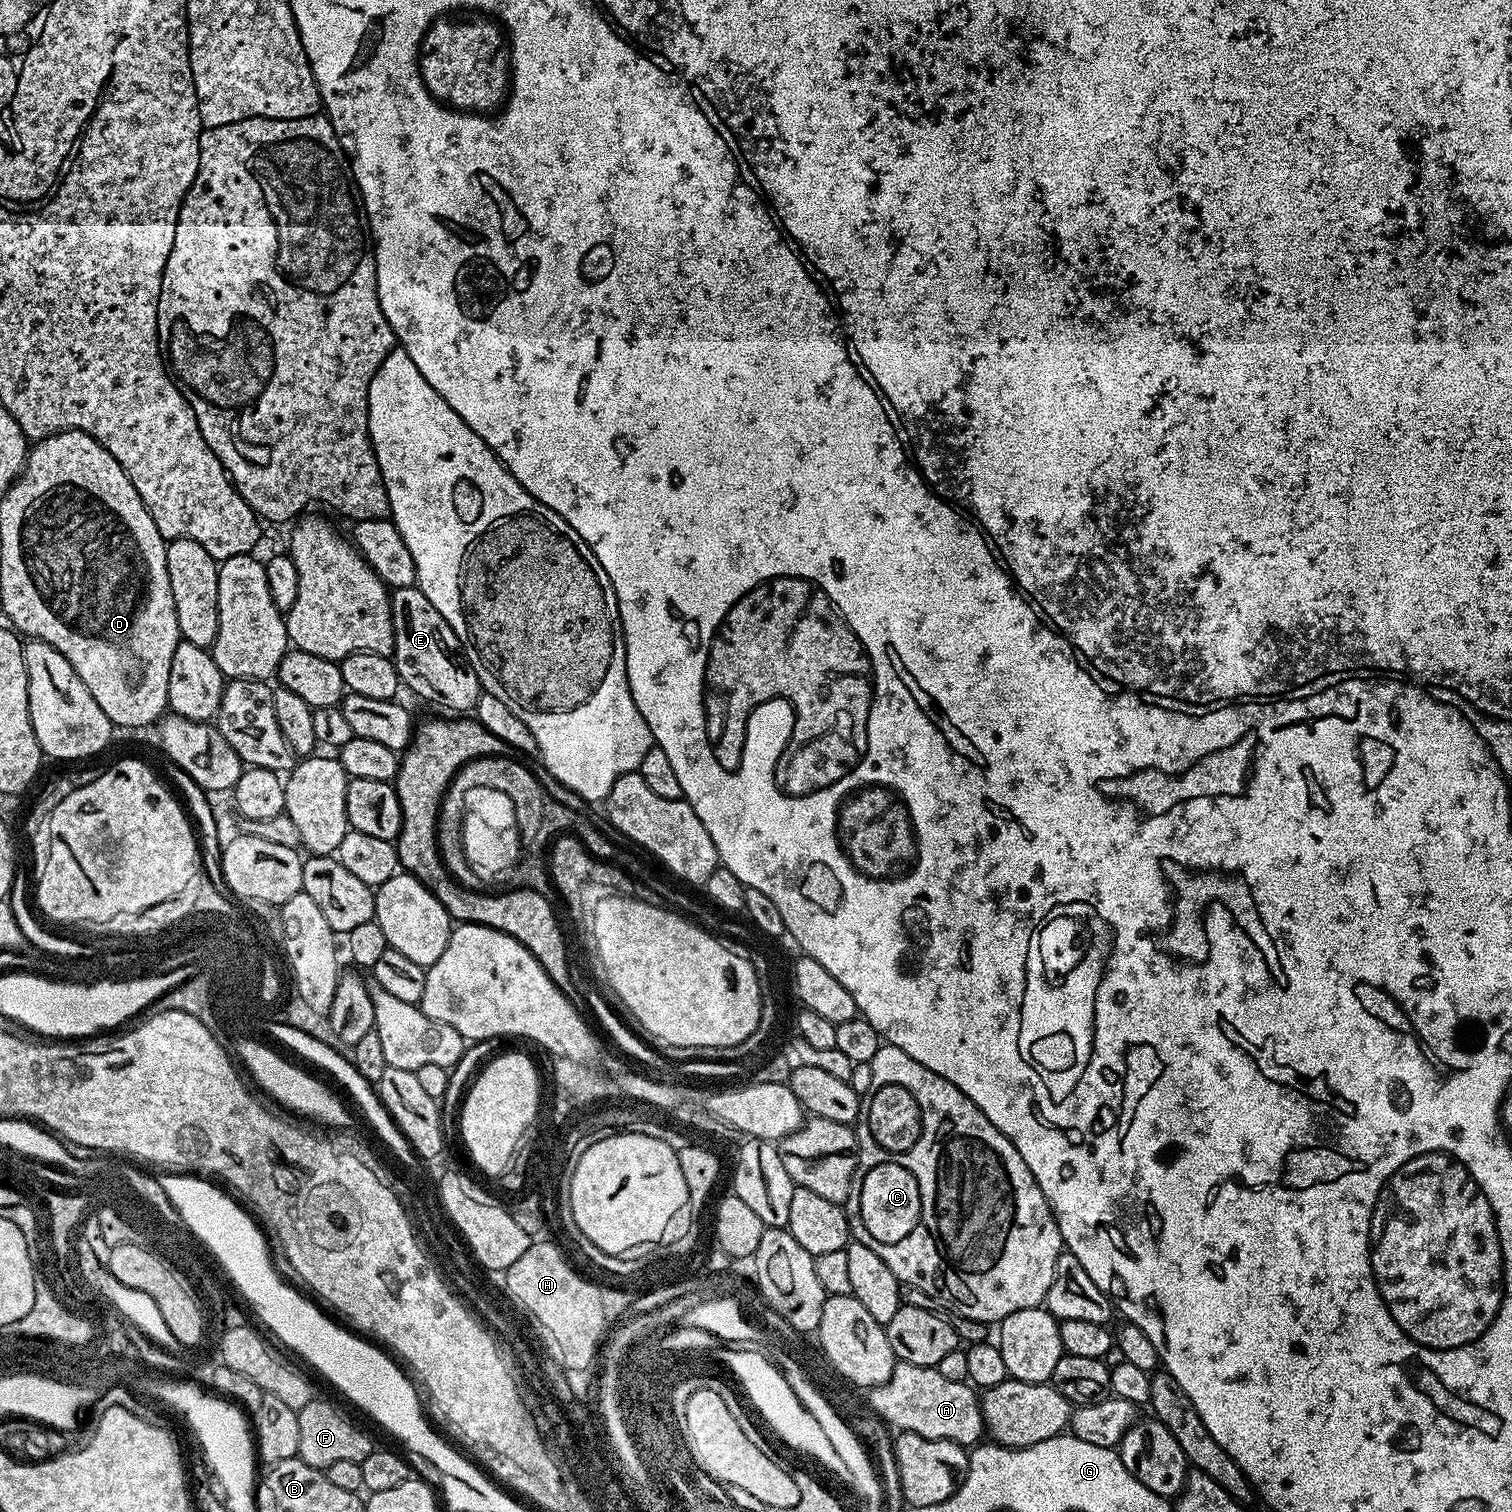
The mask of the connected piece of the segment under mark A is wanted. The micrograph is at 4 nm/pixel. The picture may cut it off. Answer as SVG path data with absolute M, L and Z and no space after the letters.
M897 1363L896 1369L890 1374L886 1383L871 1389L870 1407L885 1424L900 1432L913 1432L922 1438L931 1440L953 1440L961 1446L976 1446L985 1435L983 1410L980 1408L981 1397L977 1389L968 1382L950 1382L943 1374L938 1374L936 1367L914 1366L913 1364Z

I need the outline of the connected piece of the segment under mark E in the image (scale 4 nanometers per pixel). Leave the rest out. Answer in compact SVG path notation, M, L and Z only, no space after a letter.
M418 586L395 589L391 598L394 663L403 687L440 708L449 708L452 711L449 713L471 713L482 695L480 679L464 657L454 630L450 630L450 622L434 610L430 598Z

